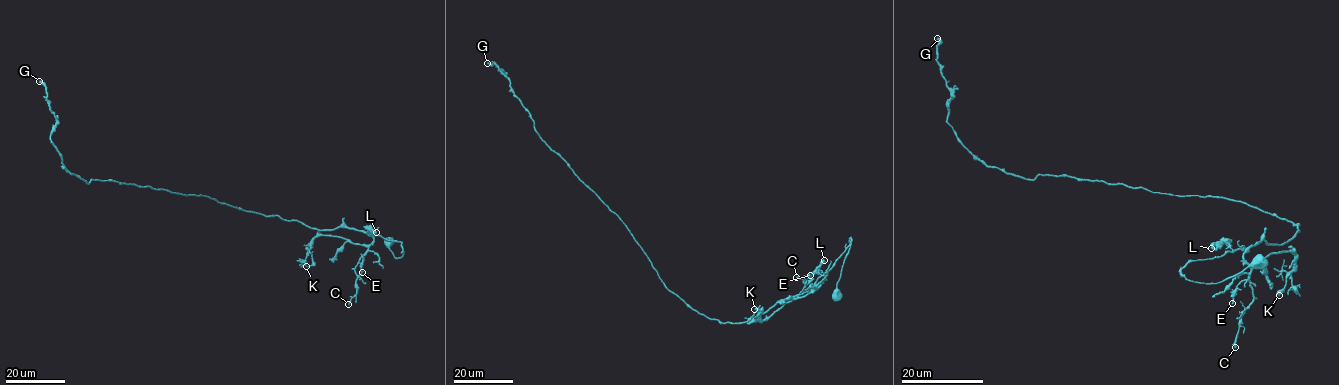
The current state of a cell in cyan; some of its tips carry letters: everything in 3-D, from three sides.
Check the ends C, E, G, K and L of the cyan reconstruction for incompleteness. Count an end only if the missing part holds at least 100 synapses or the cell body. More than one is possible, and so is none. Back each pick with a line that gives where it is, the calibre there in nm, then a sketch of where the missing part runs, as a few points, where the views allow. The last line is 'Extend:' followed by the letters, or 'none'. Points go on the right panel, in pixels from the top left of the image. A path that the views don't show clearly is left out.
Extend: none

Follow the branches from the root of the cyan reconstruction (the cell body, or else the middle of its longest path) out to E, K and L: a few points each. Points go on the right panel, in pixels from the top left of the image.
E: (1262, 258), (1218, 283), (1187, 280), (1181, 269), (1247, 249), (1251, 275), (1232, 303)
K: (1262, 258), (1218, 283), (1181, 273), (1236, 249), (1247, 249), (1249, 265), (1291, 251), (1295, 267), (1279, 295)
L: (1262, 258), (1218, 283), (1187, 280), (1181, 269), (1188, 262), (1232, 251), (1225, 242), (1211, 248)

